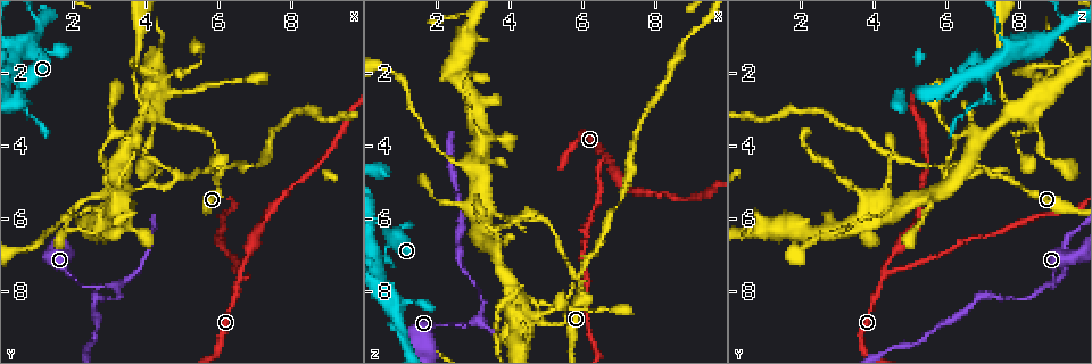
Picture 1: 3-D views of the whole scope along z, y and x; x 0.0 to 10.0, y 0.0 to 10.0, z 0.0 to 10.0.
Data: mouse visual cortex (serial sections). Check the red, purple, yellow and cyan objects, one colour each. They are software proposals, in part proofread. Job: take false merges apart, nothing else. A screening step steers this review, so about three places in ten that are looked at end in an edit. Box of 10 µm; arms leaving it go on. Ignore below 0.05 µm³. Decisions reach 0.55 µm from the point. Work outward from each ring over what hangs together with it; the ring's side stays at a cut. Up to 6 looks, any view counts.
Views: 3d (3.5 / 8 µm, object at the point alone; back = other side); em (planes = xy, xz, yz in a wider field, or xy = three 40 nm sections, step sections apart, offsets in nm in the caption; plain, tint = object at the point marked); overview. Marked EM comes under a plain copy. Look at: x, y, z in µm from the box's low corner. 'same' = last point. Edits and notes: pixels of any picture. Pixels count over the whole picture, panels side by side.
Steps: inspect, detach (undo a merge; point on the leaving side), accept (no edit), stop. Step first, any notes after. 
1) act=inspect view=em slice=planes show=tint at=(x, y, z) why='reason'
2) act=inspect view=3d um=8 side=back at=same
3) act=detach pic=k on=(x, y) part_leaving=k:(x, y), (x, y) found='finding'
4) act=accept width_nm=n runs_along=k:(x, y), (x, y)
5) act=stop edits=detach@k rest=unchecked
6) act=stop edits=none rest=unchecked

act=inspect view=3d um=3.5 at=(3.05, 7.90, 8.90) why='sharp bend'

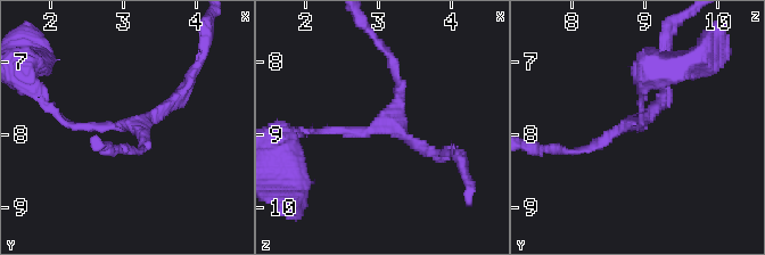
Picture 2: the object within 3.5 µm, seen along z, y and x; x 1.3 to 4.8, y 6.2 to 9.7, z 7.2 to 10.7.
act=inspect view=em slice=xy step=1 show=tint at=(3.05, 7.85, 8.90) arms=3 arm_widths_nm=100,150,150

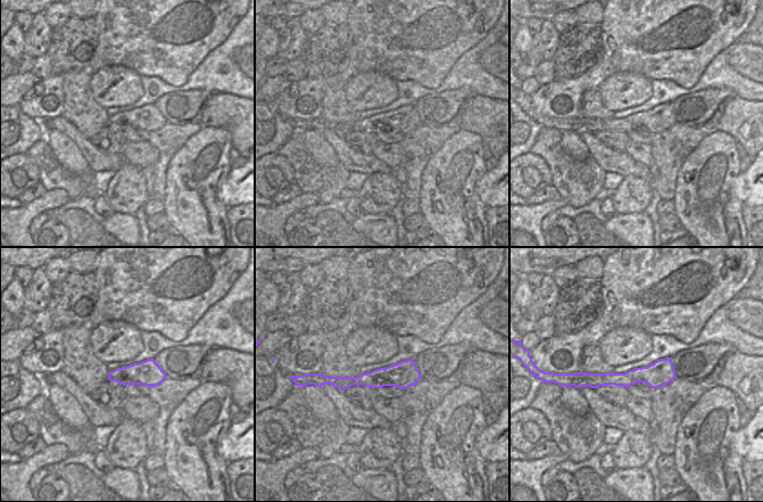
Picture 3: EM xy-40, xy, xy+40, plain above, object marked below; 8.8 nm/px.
act=accept runs_along=3:(672, 373), (578, 383) found='all the same cell'

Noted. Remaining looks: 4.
act=inspect view=3d um=3.5 at=(6.60, 7.60, 4.35) why='three arms meet'

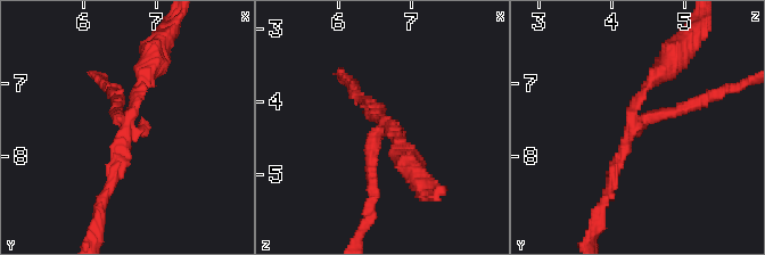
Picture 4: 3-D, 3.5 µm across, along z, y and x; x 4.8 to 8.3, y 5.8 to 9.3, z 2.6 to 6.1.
act=inspect view=em slice=xy step=5 show=tint at=(6.60, 7.55, 4.35) arms=3 arm_widths_nm=150,150,150 why='need the tissue'

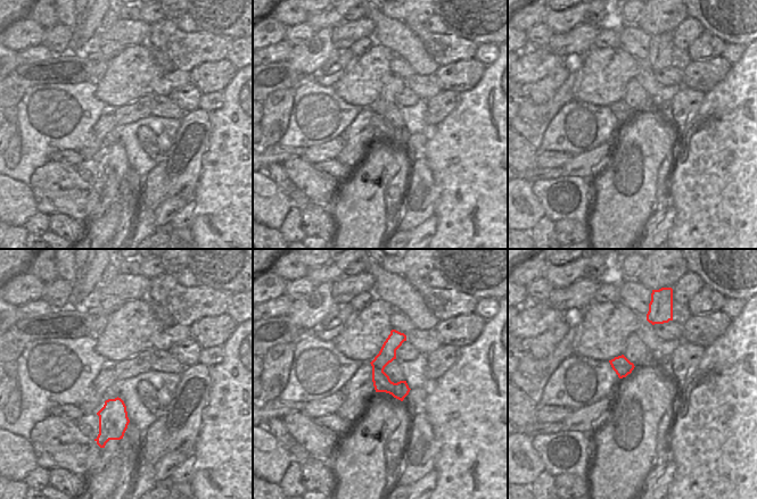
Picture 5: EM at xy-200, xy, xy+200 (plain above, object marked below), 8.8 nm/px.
act=accept runs_along=5:(401, 335), (380, 362), (401, 397) found='one cell here'

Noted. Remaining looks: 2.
act=inspect view=3d um=8 at=(6.00, 4.95, 7.75) why='abrupt turn'

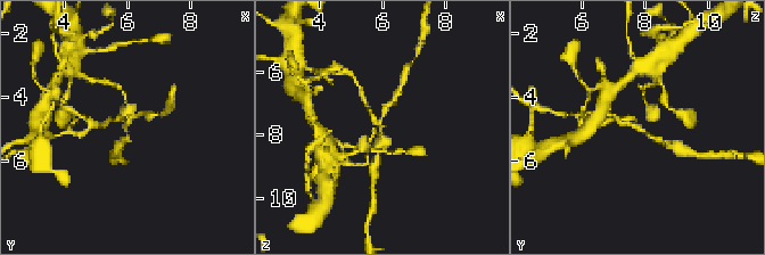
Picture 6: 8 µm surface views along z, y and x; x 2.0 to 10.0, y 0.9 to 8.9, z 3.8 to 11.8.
act=inspect view=3d um=3.5 at=same why='closer look'

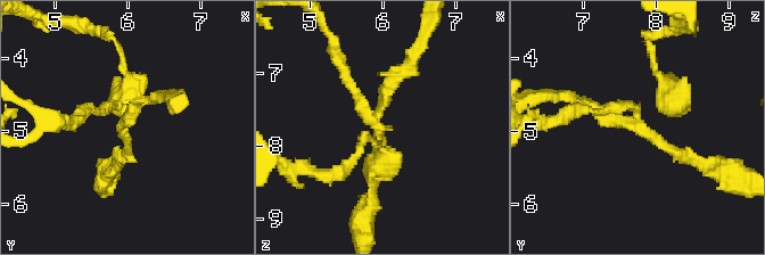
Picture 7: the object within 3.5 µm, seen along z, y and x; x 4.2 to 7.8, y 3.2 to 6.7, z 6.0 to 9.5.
act=detach pic=7 on=(133, 83) arm_widths_nm=150,150,150 part_leaving=7:(122, 110), (83, 110), (76, 122) found='a second cell is stuck on'

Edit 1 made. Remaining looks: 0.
act=stop edits=detach@7 rest=unchecked

